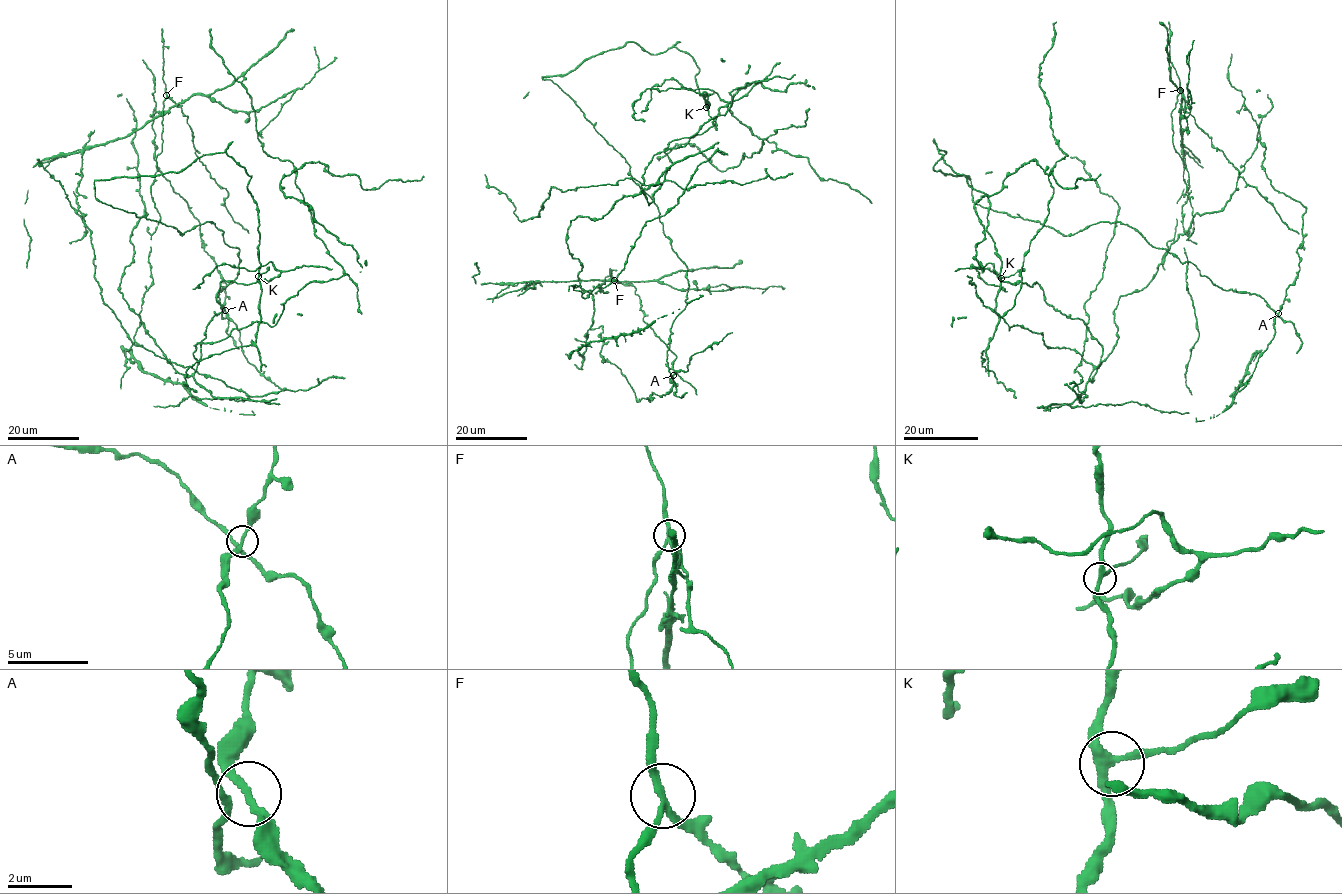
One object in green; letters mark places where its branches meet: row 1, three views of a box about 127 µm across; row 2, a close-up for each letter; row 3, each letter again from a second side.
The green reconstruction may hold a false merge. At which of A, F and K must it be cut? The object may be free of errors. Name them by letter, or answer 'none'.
F

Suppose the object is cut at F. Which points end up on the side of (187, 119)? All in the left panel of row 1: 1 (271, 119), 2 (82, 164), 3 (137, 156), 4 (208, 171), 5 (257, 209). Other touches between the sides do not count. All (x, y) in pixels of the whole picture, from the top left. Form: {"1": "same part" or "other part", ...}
{"1": "same part", "2": "same part", "3": "other part", "4": "same part", "5": "other part"}

